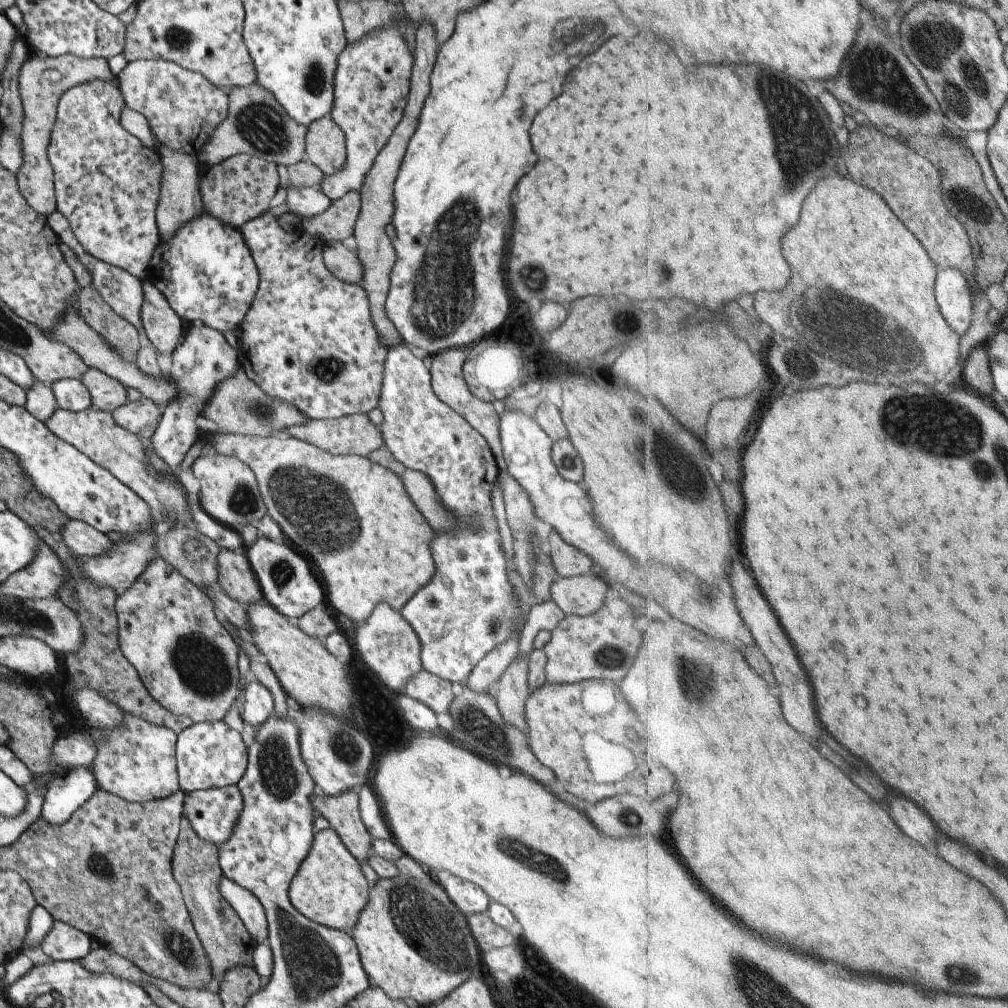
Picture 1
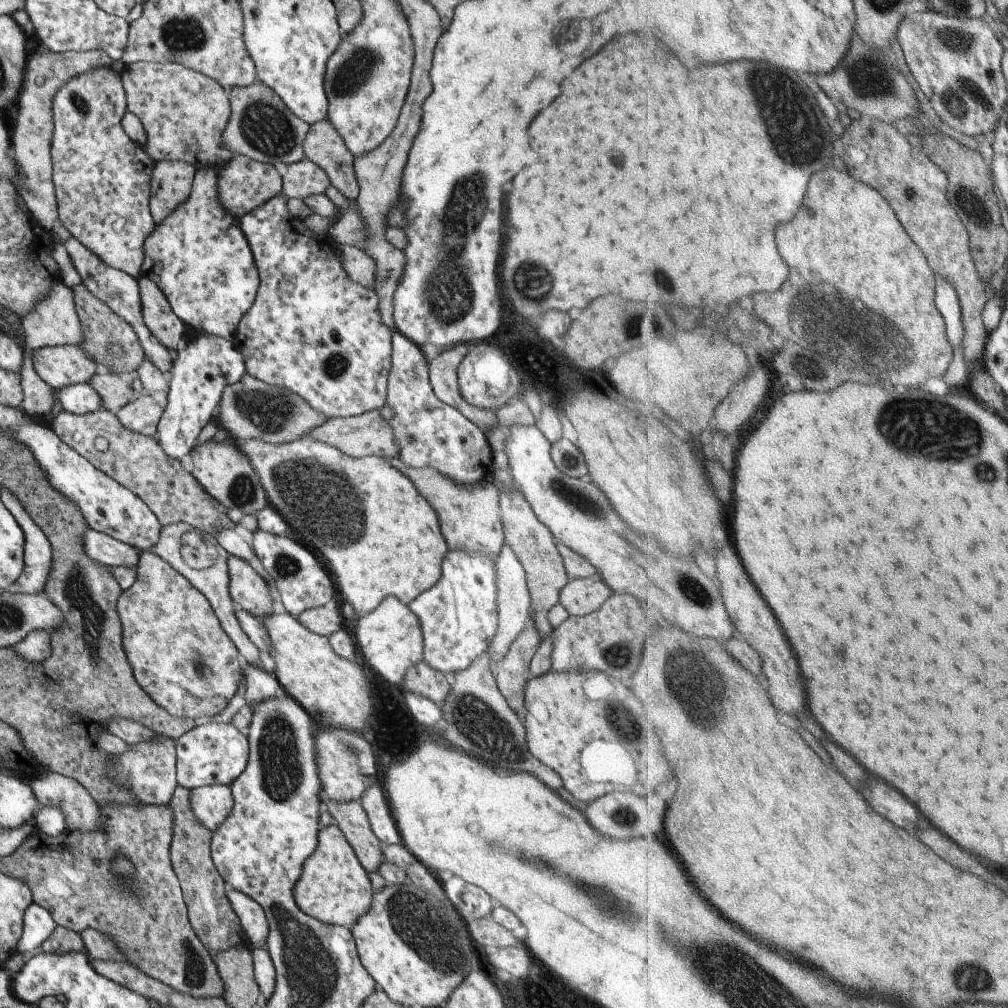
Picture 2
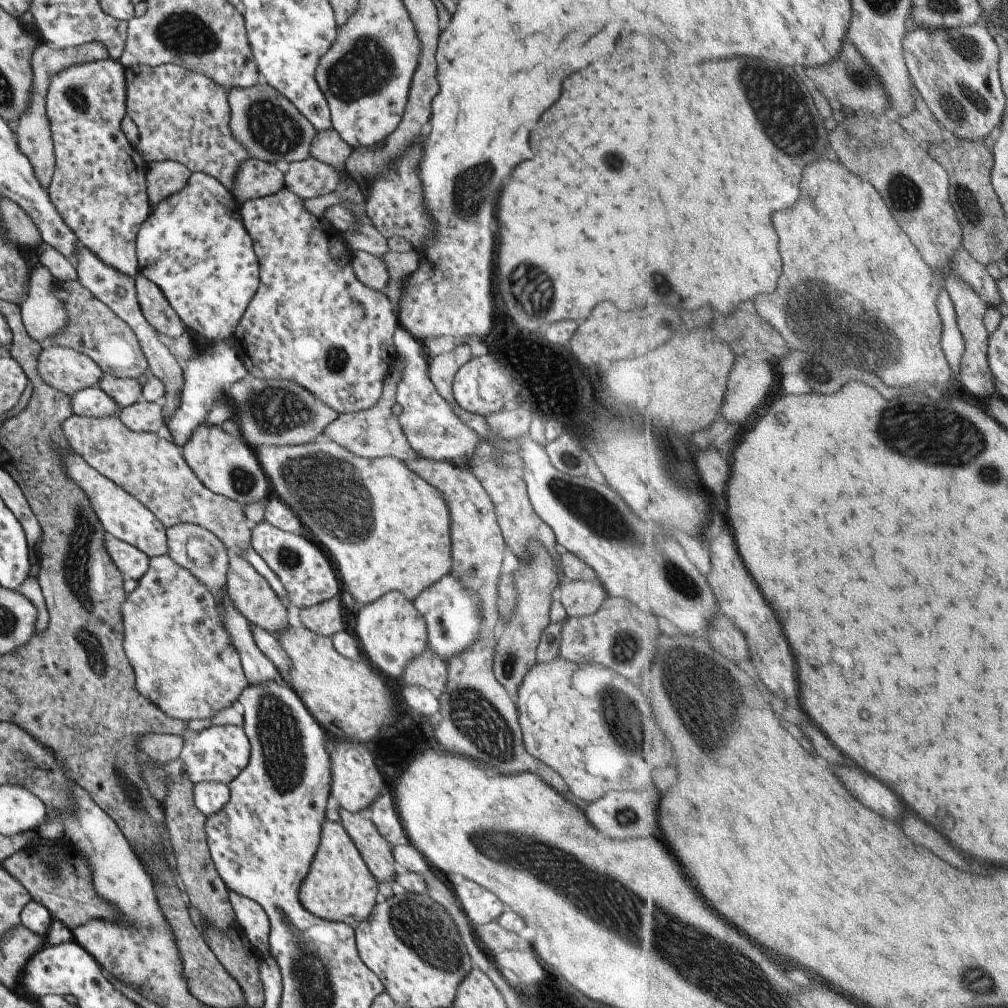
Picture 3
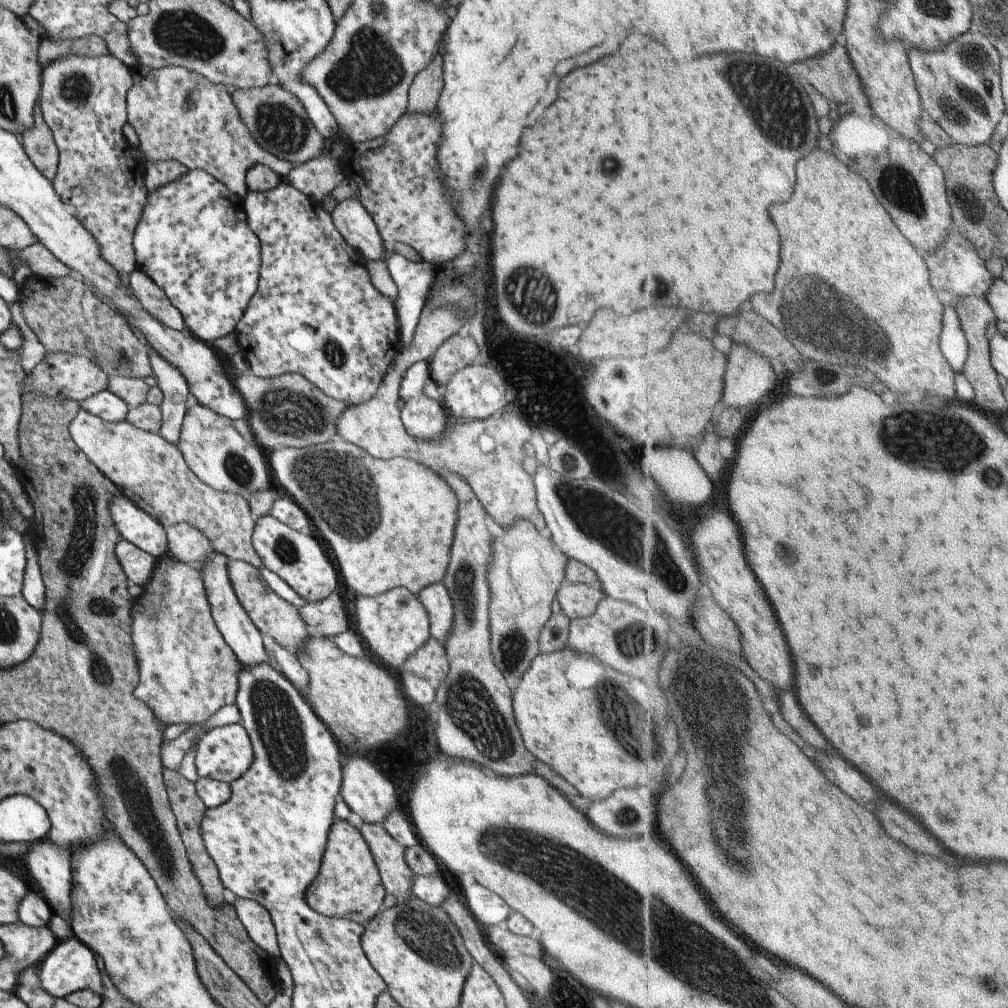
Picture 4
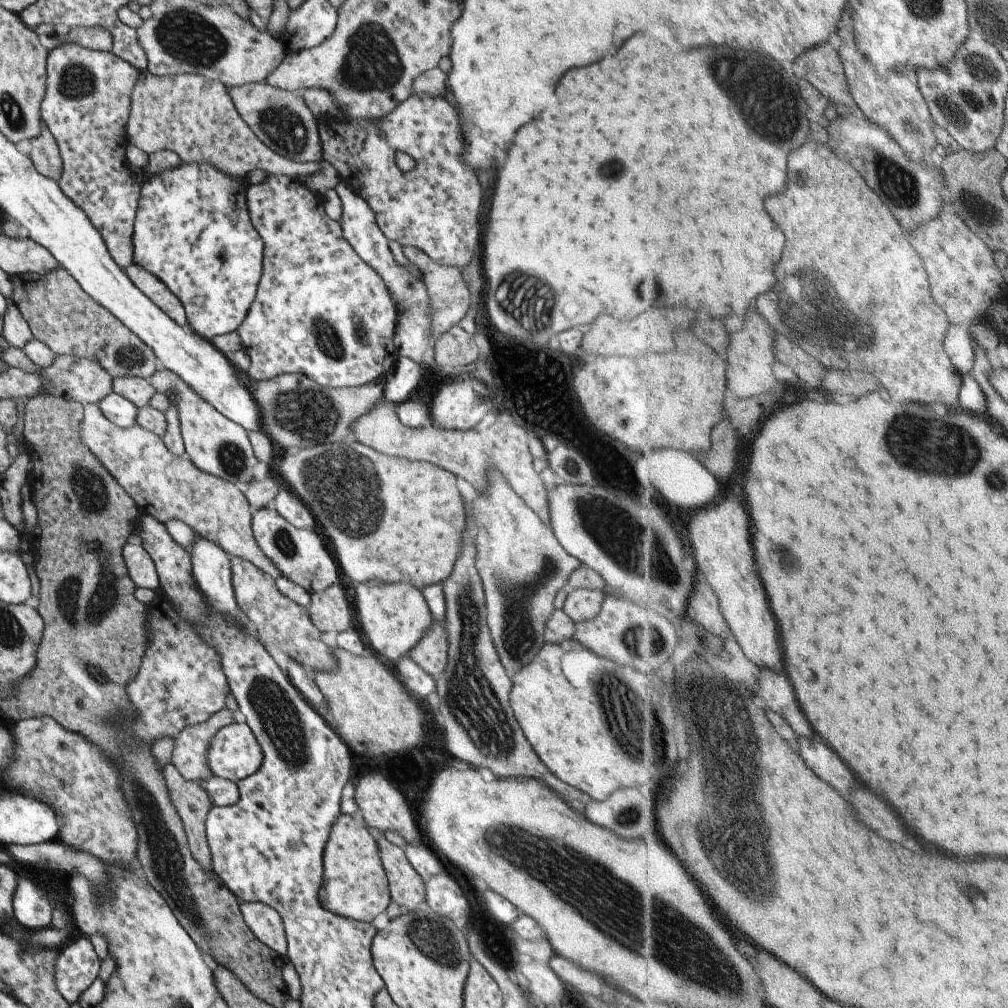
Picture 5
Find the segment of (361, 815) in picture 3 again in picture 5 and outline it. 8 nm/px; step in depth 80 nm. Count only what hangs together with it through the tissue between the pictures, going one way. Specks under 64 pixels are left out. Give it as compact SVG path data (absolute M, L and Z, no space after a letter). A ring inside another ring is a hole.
M374 831L372 833L379 848L379 862L387 878L390 901L403 911L418 910L418 907L425 903L423 879L411 868L401 848L393 846L382 834Z

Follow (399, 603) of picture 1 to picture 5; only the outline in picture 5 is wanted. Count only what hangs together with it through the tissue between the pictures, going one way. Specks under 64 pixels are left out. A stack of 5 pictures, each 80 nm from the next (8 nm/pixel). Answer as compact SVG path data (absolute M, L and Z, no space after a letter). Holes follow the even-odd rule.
M347 439L287 451L273 462L272 467L323 528L333 546L332 556L338 570L341 568L353 584L409 584L421 590L440 584L449 576L459 552L459 536L465 528L462 497L457 490L457 478L451 472L429 462L385 456L369 446Z

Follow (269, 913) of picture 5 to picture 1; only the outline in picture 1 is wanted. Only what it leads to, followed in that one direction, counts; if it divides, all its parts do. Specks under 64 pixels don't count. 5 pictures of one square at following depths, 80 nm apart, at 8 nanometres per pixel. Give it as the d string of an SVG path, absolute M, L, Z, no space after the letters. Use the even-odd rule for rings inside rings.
M223 876L219 881L218 889L227 904L231 906L241 919L245 931L253 939L254 944L261 944L266 940L268 922L259 901L250 892Z

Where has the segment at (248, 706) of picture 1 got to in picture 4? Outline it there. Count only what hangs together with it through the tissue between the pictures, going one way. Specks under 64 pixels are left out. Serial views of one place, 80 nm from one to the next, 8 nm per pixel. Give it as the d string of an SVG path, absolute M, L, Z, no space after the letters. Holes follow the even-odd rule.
M211 553L204 560L204 567L200 570L202 585L206 594L207 602L210 606L210 613L215 626L219 629L223 640L234 652L237 660L243 665L267 663L265 652L263 651L263 635L253 626L248 619L247 613L240 607L239 601L233 592L227 571L226 556L221 553Z

